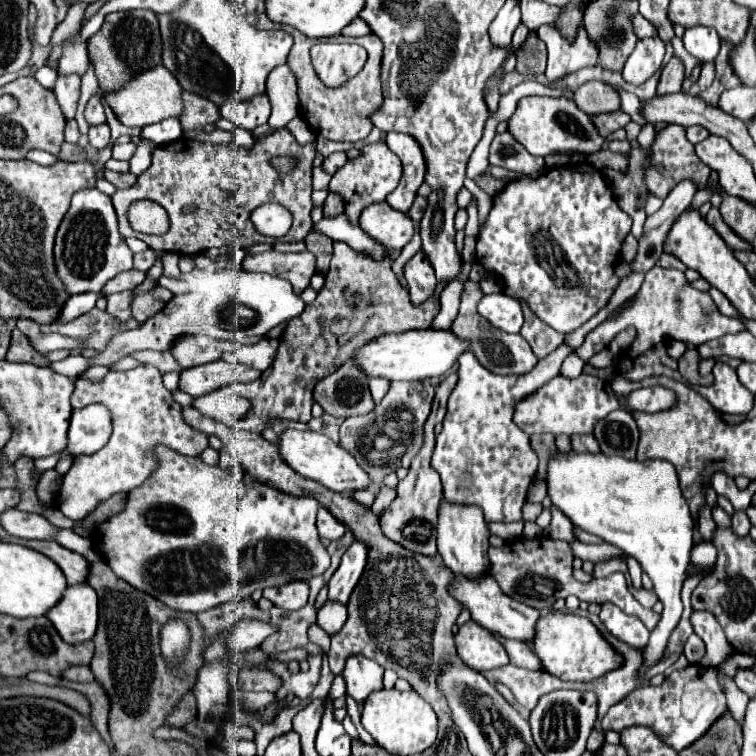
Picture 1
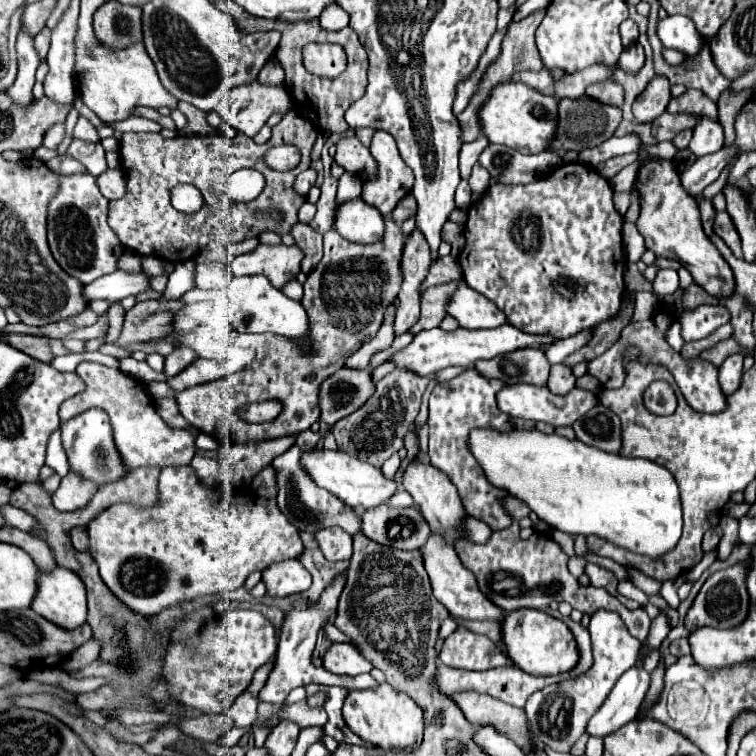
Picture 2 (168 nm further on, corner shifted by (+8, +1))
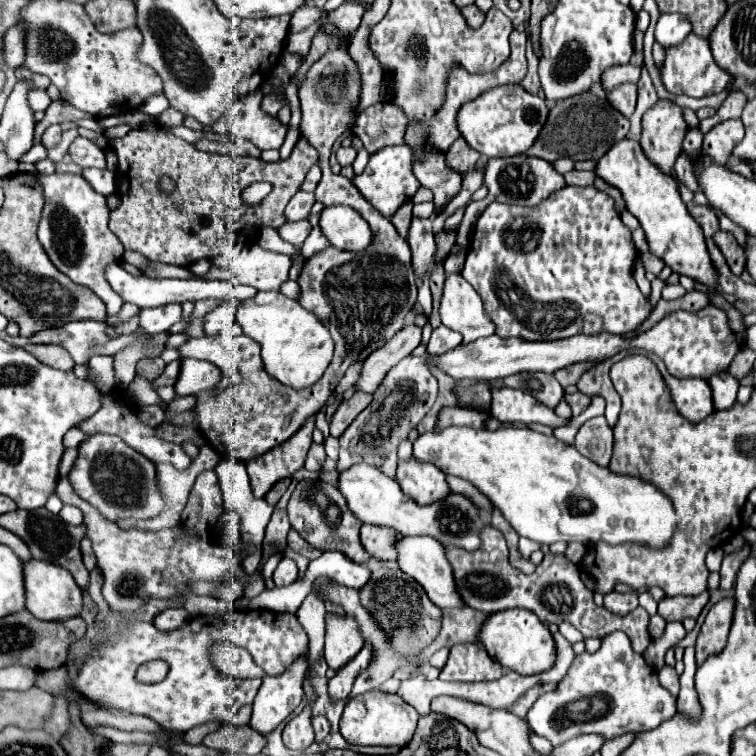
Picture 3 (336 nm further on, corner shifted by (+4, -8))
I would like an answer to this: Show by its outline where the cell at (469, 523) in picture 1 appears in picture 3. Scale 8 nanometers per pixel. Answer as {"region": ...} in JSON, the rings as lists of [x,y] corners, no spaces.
{"region":[[[416,458],[398,460],[396,480],[402,492],[412,500],[416,500],[416,504],[420,506],[444,500],[452,492],[440,468],[432,464],[424,464],[420,460],[416,462]]]}

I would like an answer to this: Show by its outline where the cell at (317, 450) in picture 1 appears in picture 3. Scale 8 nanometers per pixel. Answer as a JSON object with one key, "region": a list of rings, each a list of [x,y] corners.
{"region":[[[354,464],[348,470],[338,474],[338,490],[346,498],[346,504],[350,512],[366,524],[374,526],[392,526],[404,536],[418,536],[418,534],[432,534],[432,538],[440,540],[446,548],[460,546],[464,550],[476,550],[480,546],[478,530],[484,526],[484,520],[478,512],[478,508],[468,502],[460,494],[450,494],[442,502],[418,506],[412,498],[404,496],[400,490],[396,478],[384,476],[378,468],[372,468],[370,464]]]}

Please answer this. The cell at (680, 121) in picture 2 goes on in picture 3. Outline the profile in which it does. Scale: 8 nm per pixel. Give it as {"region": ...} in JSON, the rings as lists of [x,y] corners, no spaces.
{"region":[[[730,92],[728,98],[724,100],[724,104],[720,106],[720,110],[712,116],[700,122],[700,132],[708,132],[712,126],[724,122],[724,120],[732,120],[732,118],[740,118],[742,110],[746,104],[746,96],[742,92]]]}

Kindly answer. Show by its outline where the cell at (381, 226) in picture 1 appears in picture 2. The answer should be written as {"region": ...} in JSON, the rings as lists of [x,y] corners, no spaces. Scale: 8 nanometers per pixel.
{"region":[[[358,197],[336,207],[334,229],[352,243],[376,243],[384,235],[384,215]]]}

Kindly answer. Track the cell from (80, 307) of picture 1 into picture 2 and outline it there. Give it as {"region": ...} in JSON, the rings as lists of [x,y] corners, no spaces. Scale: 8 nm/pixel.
{"region":[[[116,269],[114,273],[104,275],[104,277],[96,279],[94,283],[86,285],[84,295],[86,295],[88,301],[92,301],[92,299],[122,301],[124,297],[150,291],[152,289],[150,279],[152,279],[152,275],[148,275],[146,271],[130,273],[130,271],[124,271],[124,269]]]}

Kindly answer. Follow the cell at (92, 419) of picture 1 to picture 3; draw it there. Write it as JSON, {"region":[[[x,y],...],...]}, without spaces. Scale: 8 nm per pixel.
{"region":[[[98,432],[88,436],[78,446],[78,456],[68,474],[68,480],[76,494],[94,504],[104,518],[116,522],[118,518],[152,518],[162,508],[162,496],[156,484],[154,464],[128,448],[120,436]]]}

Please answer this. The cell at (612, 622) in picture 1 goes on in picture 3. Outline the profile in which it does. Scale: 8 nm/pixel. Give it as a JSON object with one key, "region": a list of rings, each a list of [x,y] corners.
{"region":[[[616,630],[602,638],[602,646],[594,654],[580,654],[572,664],[572,672],[556,690],[542,694],[530,708],[526,720],[530,728],[560,746],[574,736],[600,732],[620,736],[624,732],[644,732],[660,726],[676,714],[676,698],[658,684],[656,670],[646,664],[642,654],[632,650],[624,632]]]}

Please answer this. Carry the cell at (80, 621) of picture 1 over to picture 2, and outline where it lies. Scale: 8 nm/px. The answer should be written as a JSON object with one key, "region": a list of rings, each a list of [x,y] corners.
{"region":[[[60,565],[50,573],[40,573],[30,607],[64,629],[76,629],[86,623],[84,581]]]}

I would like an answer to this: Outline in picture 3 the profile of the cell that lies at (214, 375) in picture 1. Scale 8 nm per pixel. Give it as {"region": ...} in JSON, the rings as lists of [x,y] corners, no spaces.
{"region":[[[182,360],[178,382],[174,384],[178,396],[198,394],[202,390],[214,388],[222,378],[220,368],[200,360]]]}

